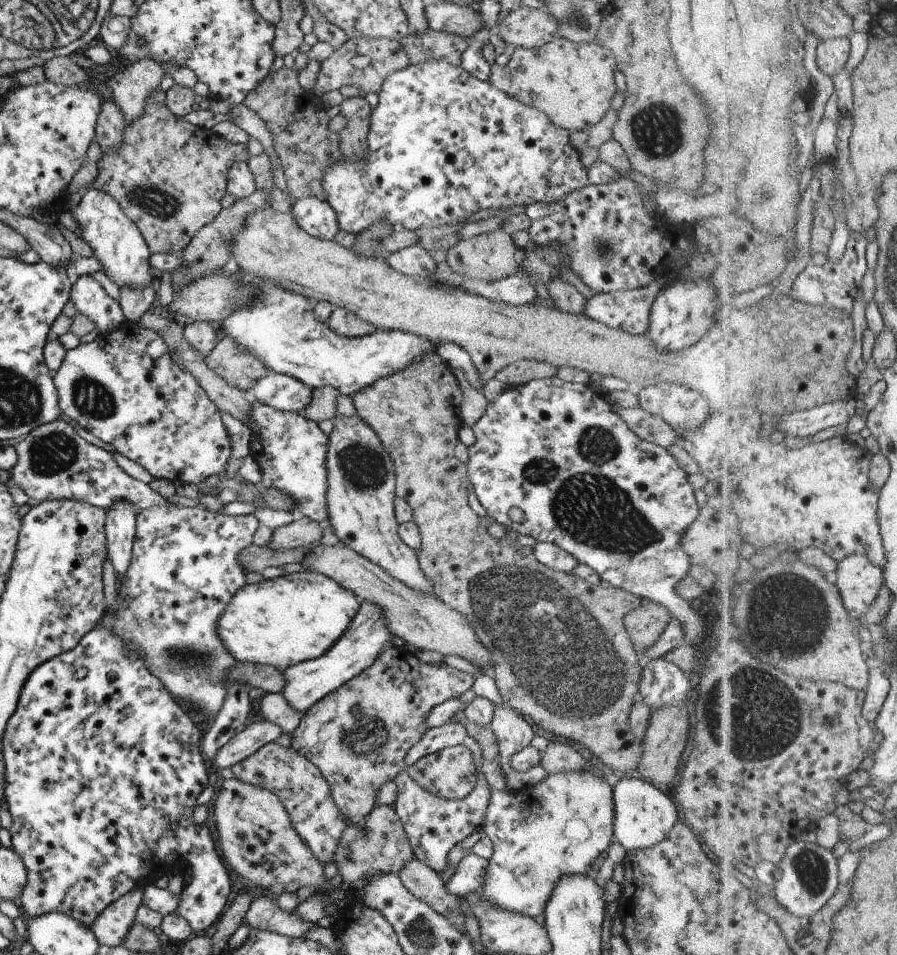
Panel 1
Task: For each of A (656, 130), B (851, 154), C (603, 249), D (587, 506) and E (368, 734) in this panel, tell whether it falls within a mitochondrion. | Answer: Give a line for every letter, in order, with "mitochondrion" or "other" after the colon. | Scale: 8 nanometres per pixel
A: mitochondrion
B: other
C: mitochondrion
D: mitochondrion
E: mitochondrion

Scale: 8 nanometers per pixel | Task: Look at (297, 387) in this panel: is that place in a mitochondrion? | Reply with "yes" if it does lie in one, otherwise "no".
no

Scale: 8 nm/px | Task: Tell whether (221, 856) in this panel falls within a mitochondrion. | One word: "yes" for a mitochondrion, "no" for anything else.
no

